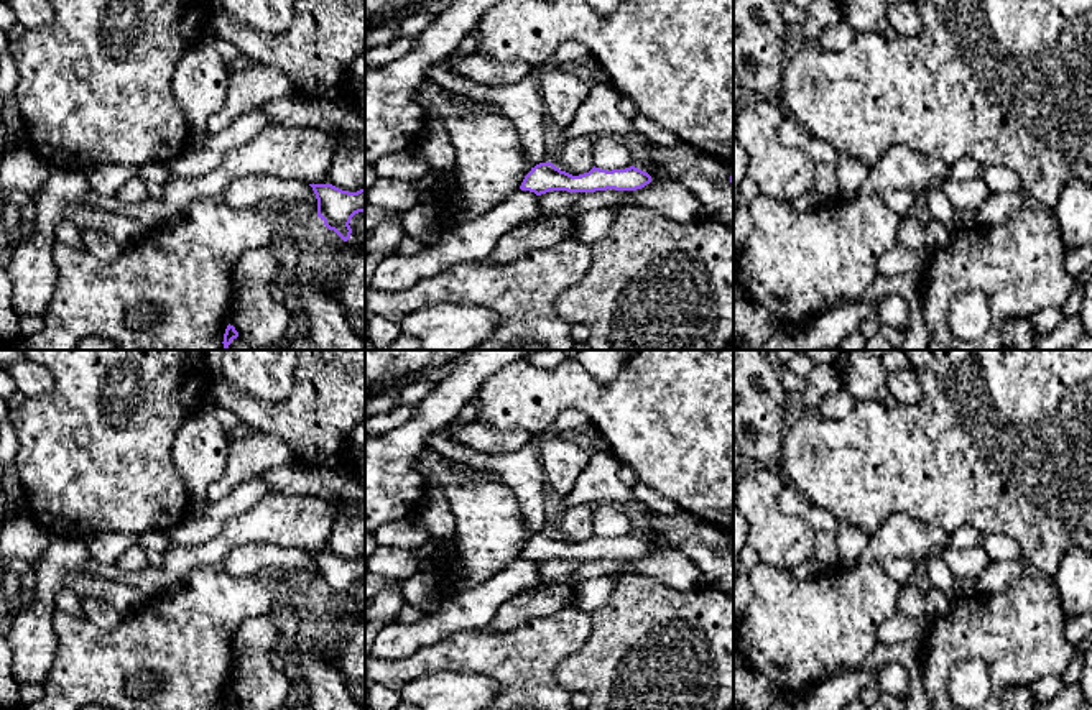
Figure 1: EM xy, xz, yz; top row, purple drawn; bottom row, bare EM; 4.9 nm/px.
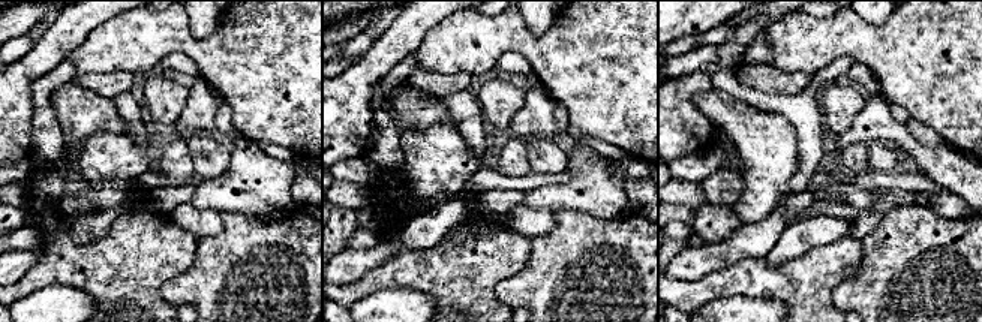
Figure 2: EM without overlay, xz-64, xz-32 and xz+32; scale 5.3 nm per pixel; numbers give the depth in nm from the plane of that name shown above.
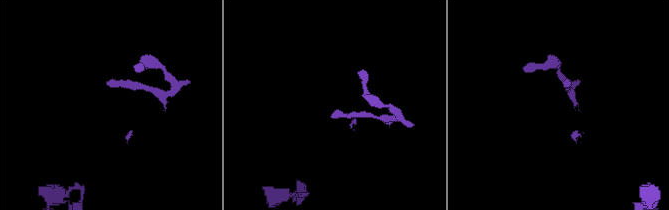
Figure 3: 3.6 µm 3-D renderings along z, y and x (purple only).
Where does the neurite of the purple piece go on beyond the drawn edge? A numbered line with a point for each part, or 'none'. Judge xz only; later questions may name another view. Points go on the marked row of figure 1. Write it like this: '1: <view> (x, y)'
none

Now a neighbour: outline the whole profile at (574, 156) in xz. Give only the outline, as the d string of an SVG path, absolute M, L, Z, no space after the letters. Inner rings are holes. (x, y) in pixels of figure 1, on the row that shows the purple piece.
M566 140L559 151L553 156L553 163L561 171L566 171L572 176L589 173L594 168L592 140Z

